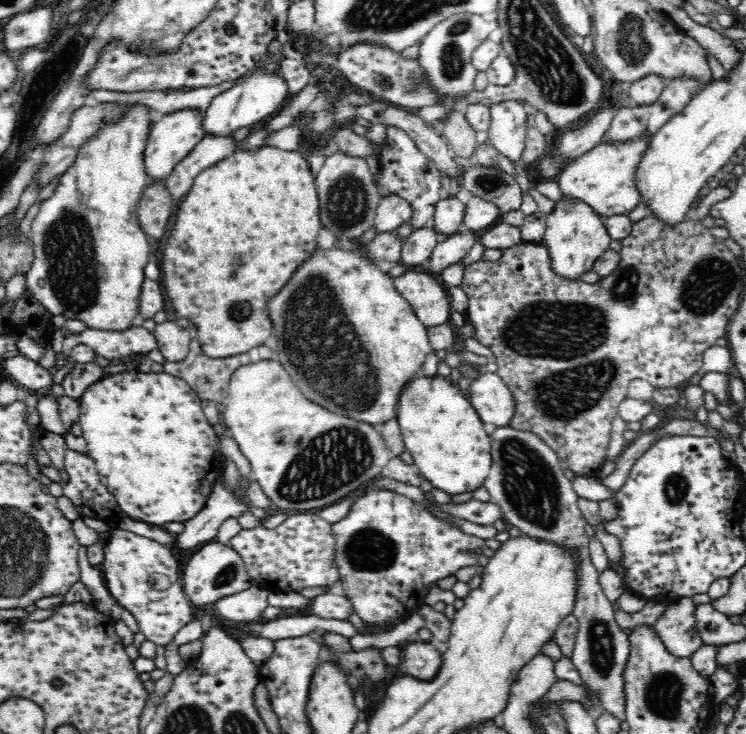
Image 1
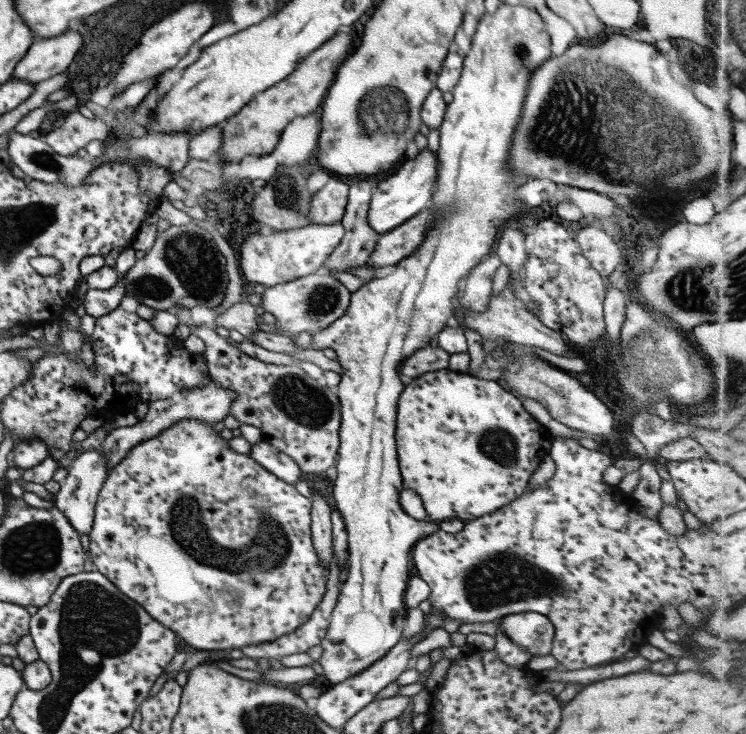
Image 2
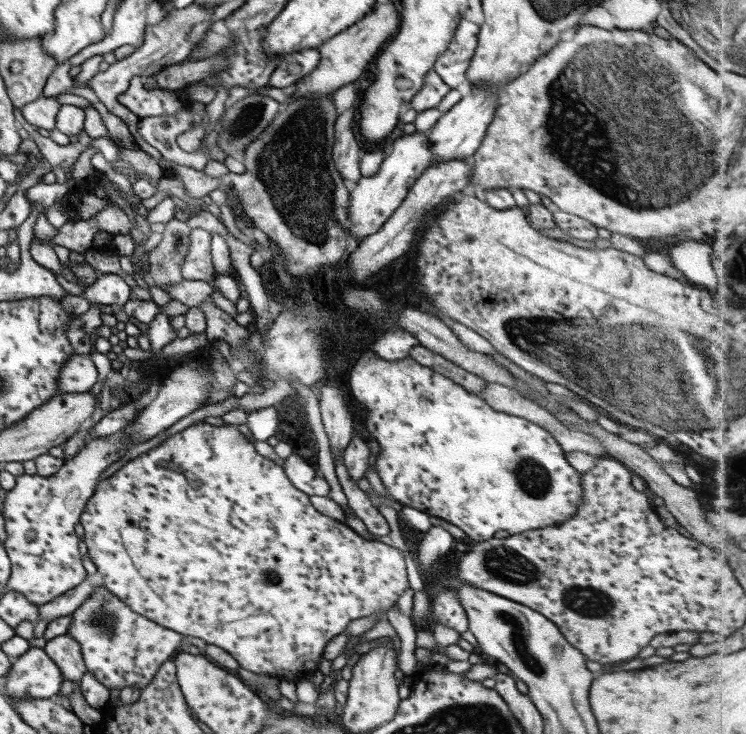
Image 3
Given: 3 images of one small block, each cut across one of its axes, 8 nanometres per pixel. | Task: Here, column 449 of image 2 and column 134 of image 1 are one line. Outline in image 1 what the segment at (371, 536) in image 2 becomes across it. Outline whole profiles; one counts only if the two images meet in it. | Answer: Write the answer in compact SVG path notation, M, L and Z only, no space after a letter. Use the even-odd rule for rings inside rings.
M132 102L126 106L126 110L118 115L118 118L112 118L110 122L104 122L100 130L94 133L76 153L74 162L59 176L58 184L54 188L54 193L48 199L39 204L38 213L31 223L31 245L33 246L32 264L26 273L26 287L32 291L36 297L46 307L52 315L65 316L70 320L82 320L87 328L100 330L124 330L130 326L137 325L137 298L140 294L141 284L145 279L144 267L150 256L149 236L142 229L137 217L137 204L142 198L148 172L146 169L145 151L151 127L155 124L158 115L153 112L150 106L142 102Z

